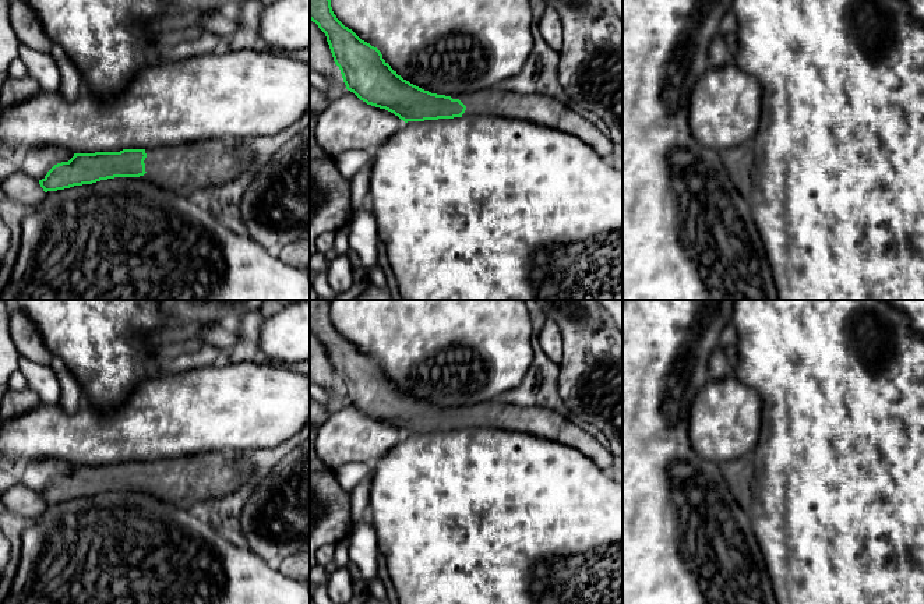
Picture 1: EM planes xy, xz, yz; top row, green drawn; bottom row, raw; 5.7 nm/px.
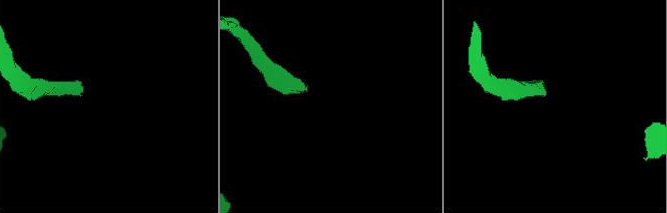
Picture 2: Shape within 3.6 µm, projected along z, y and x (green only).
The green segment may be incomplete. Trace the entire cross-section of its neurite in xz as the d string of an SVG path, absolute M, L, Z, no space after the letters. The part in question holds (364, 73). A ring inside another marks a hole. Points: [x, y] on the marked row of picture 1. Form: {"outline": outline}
{"outline": "M310 0L310 20L325 33L334 61L341 70L346 89L367 105L394 113L405 123L473 116L519 119L569 133L592 146L602 158L607 160L613 158L614 146L609 135L599 131L590 121L583 119L575 107L554 98L539 93L514 92L501 85L454 96L431 93L398 75L382 59L377 47L362 40L352 29L345 27L334 14L331 0Z"}

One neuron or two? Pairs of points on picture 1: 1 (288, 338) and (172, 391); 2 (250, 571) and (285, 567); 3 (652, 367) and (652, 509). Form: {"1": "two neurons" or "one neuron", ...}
{"1": "two neurons", "2": "two neurons", "3": "one neuron"}

